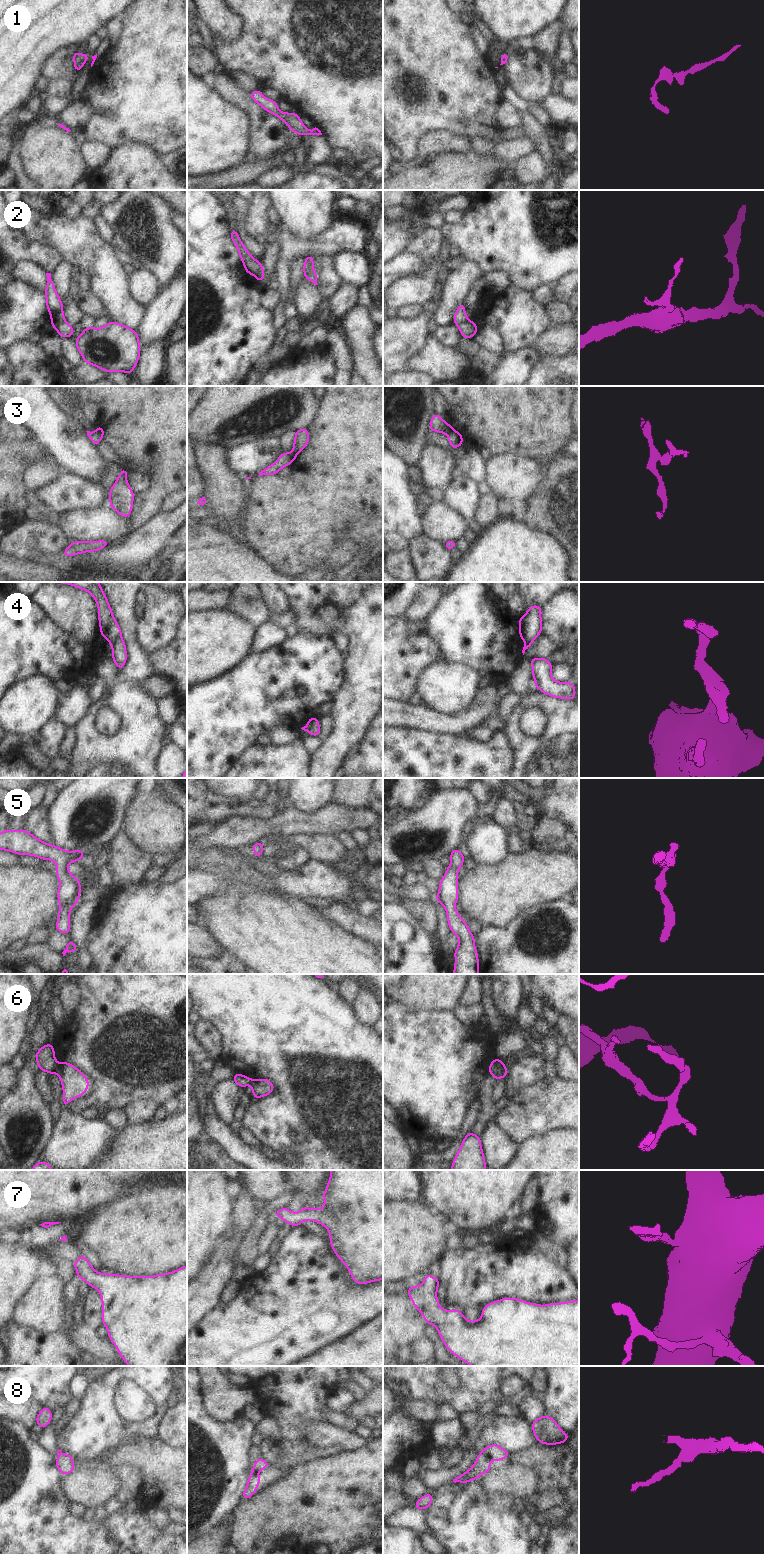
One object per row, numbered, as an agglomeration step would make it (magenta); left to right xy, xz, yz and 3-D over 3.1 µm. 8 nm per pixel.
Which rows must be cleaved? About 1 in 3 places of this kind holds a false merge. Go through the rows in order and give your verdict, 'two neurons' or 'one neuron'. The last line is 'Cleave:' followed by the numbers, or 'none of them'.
1: one neuron
2: two neurons
3: two neurons
4: one neuron
5: one neuron
6: two neurons
7: one neuron
8: one neuron
Cleave: 2, 3, 6

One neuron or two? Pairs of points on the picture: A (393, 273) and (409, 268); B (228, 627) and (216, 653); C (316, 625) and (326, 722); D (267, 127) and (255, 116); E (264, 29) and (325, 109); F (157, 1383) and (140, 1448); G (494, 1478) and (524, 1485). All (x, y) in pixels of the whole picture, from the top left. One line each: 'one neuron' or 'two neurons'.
A: one neuron
B: one neuron
C: two neurons
D: one neuron
E: one neuron
F: two neurons
G: one neuron

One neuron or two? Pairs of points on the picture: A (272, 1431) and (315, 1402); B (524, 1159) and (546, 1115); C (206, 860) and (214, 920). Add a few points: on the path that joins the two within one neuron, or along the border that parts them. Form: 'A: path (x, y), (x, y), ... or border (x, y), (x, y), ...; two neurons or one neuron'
A: border (265, 1416), (270, 1416), (278, 1426), (276, 1442); two neurons
B: border (557, 1128), (539, 1136), (529, 1136), (519, 1144); two neurons
C: path (227, 863), (246, 874), (246, 888), (235, 899); one neuron

